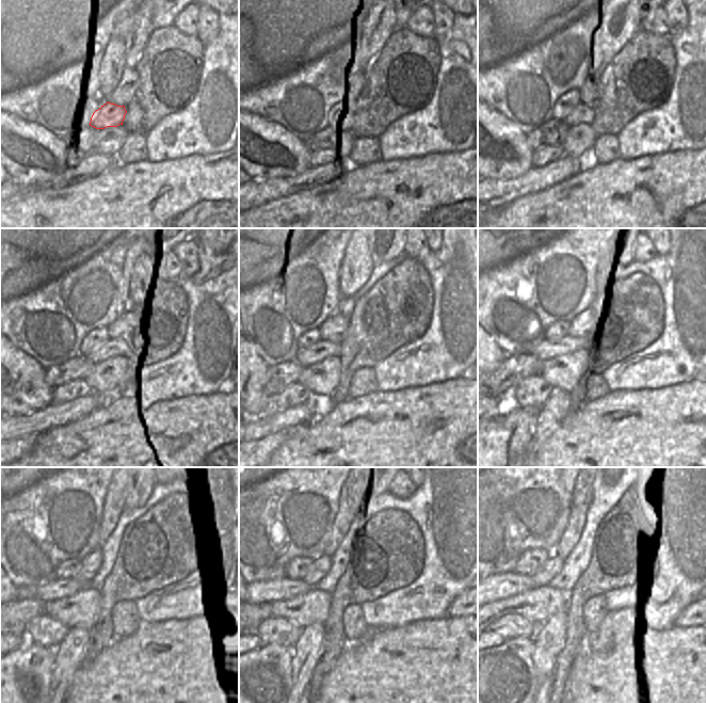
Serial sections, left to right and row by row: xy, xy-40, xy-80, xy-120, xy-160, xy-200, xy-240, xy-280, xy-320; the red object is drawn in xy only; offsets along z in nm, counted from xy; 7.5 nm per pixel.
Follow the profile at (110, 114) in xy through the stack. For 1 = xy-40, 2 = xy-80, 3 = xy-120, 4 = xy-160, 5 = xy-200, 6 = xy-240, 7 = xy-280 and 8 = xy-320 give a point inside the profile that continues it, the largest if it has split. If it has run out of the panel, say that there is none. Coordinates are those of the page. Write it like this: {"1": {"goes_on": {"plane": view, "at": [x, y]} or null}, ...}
{"1": {"goes_on": {"plane": "xy-40", "at": [342, 115]}}, "2": {"goes_on": {"plane": "xy-80", "at": [582, 113]}}, "3": {"goes_on": {"plane": "xy-120", "at": [108, 350]}}, "4": {"goes_on": {"plane": "xy-160", "at": [321, 349]}}, "5": {"goes_on": {"plane": "xy-200", "at": [547, 349]}}, "6": {"goes_on": {"plane": "xy-240", "at": [54, 589]}}, "7": {"goes_on": {"plane": "xy-280", "at": [283, 589]}}, "8": {"goes_on": {"plane": "xy-320", "at": [499, 587]}}}

